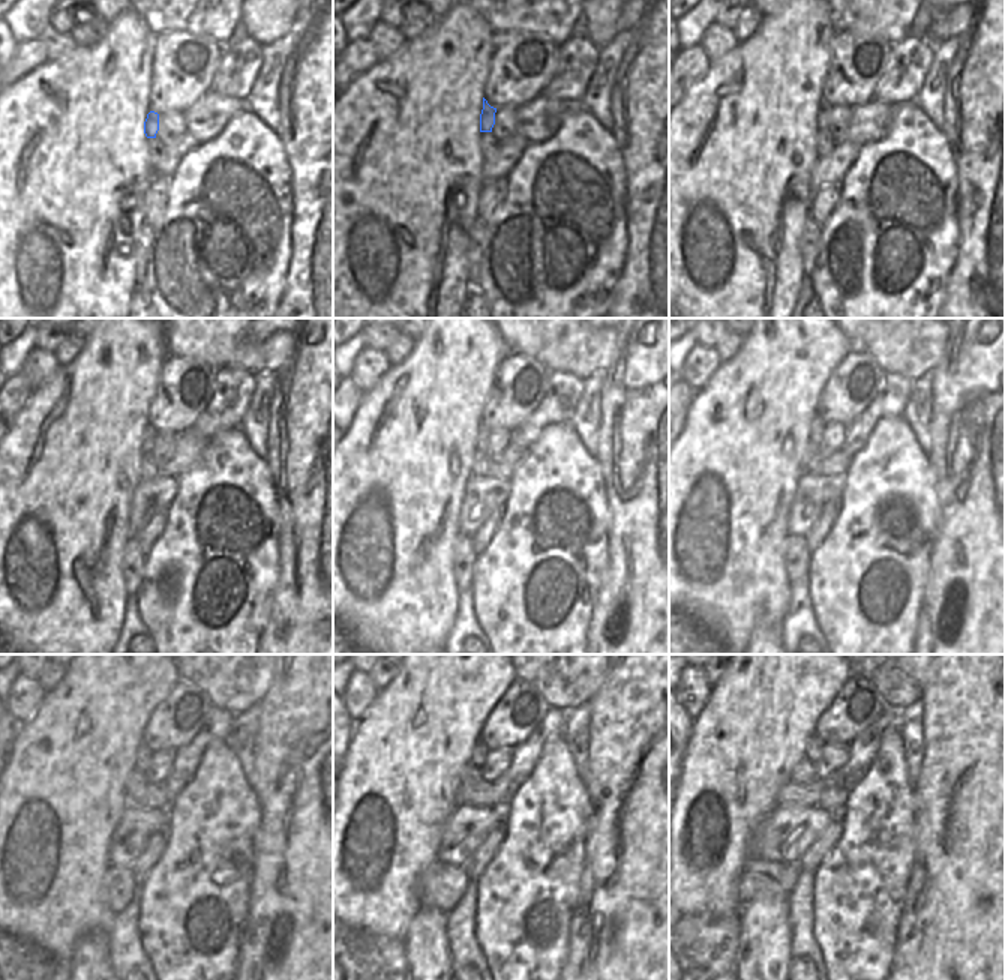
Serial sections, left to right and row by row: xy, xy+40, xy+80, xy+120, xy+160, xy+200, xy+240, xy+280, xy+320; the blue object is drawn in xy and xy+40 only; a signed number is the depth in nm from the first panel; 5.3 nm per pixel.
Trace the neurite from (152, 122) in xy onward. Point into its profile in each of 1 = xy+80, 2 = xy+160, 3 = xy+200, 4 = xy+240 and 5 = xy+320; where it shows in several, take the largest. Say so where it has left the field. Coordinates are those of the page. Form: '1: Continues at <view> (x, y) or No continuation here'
1: Continues at xy+80 (824, 113)
2: Continues at xy+160 (483, 432)
3: Continues at xy+200 (818, 425)
4: Continues at xy+240 (143, 757)
5: Continues at xy+320 (813, 749)

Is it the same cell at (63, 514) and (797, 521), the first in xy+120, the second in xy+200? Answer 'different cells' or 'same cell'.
different cells

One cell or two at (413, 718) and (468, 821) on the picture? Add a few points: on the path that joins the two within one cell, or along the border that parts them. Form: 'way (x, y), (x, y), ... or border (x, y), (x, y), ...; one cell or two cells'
border (456, 806), (447, 818), (440, 838); two cells

